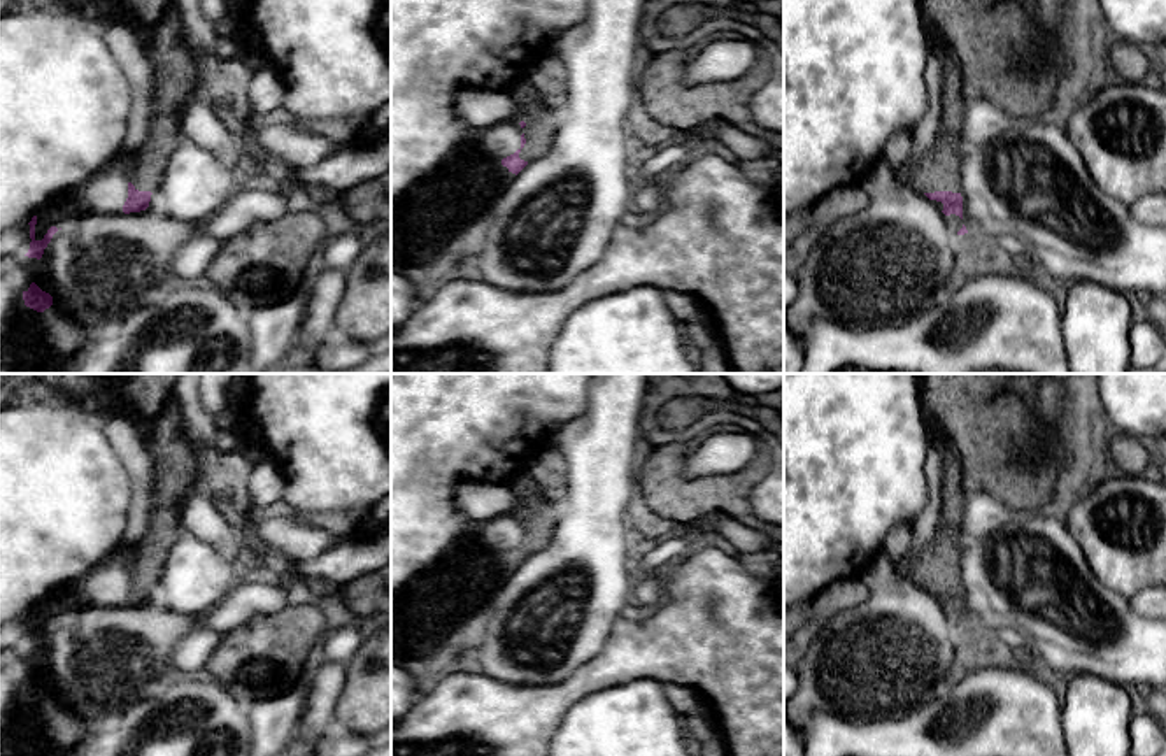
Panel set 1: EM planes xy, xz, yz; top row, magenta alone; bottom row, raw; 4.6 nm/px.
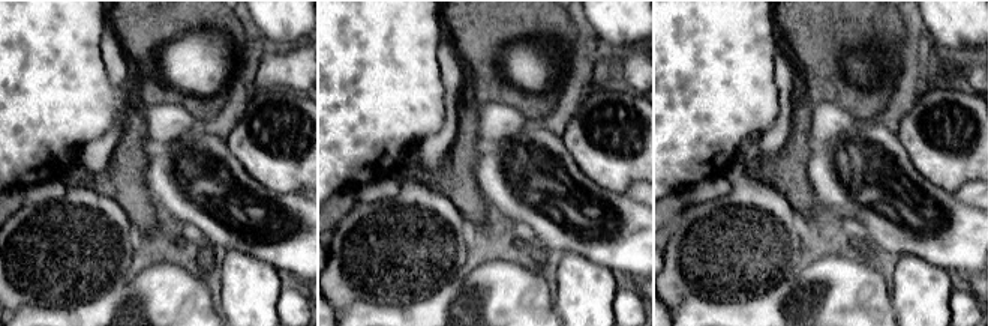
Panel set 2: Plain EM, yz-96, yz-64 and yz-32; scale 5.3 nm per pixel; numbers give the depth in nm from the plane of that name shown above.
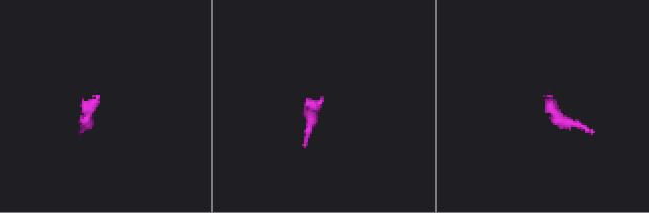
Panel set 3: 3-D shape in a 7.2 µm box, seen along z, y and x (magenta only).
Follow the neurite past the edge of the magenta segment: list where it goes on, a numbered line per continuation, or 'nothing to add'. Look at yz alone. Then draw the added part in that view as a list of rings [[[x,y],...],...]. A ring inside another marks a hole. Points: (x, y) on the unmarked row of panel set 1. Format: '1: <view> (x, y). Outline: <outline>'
1: yz (938, 562). Outline: [[[929,417],[929,439],[943,460],[942,512],[936,537],[931,544],[910,549],[903,567],[922,586],[950,584],[959,577],[964,538],[961,517],[966,493],[961,484],[961,454],[954,440]]]

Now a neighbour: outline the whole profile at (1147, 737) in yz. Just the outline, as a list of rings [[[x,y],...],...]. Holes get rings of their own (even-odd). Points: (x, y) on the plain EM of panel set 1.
[[[1138,707],[1127,724],[1129,756],[1166,756],[1166,726]]]

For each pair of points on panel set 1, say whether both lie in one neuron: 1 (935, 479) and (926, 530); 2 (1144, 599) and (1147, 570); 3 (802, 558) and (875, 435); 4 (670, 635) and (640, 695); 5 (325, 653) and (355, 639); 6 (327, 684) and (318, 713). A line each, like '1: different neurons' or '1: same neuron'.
1: same neuron
2: different neurons
3: same neuron
4: different neurons
5: same neuron
6: same neuron

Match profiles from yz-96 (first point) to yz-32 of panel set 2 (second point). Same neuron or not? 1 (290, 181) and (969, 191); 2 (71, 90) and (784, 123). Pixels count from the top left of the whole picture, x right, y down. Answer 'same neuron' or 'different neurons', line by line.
1: different neurons
2: different neurons

